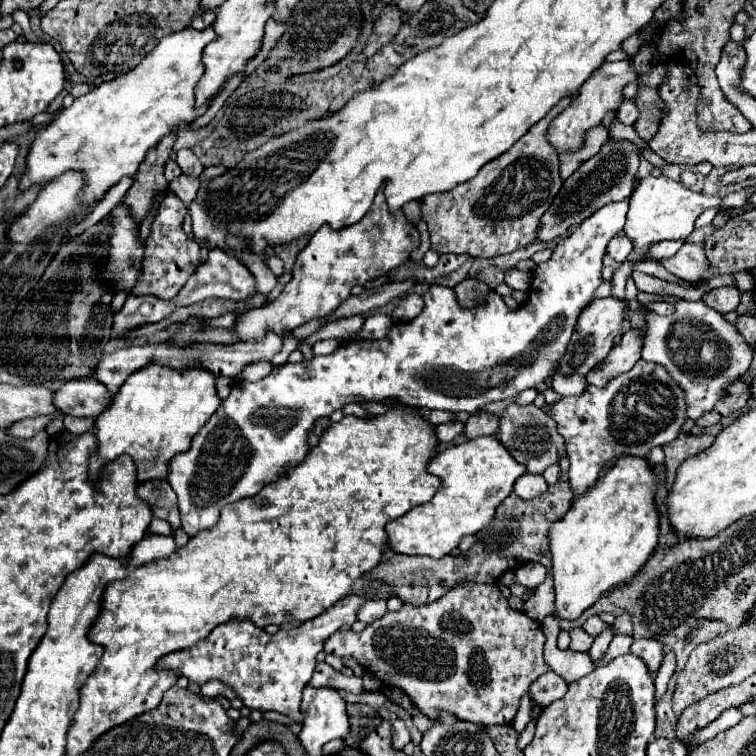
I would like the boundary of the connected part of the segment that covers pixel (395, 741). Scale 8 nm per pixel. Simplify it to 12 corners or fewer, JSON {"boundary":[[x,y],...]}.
{"boundary":[[402,720],[392,722],[392,748],[402,750],[410,742]]}

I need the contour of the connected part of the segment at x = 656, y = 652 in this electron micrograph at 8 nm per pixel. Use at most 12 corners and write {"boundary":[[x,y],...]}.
{"boundary":[[634,640],[630,652],[656,674],[664,658],[660,642]]}

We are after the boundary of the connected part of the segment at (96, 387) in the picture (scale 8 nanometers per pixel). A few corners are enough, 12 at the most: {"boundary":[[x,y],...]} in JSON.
{"boundary":[[94,378],[70,380],[54,406],[70,416],[98,416],[108,392]]}

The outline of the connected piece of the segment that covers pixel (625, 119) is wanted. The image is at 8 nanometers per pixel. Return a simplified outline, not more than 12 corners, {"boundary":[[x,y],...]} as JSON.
{"boundary":[[624,100],[616,112],[622,124],[636,122],[636,104]]}

